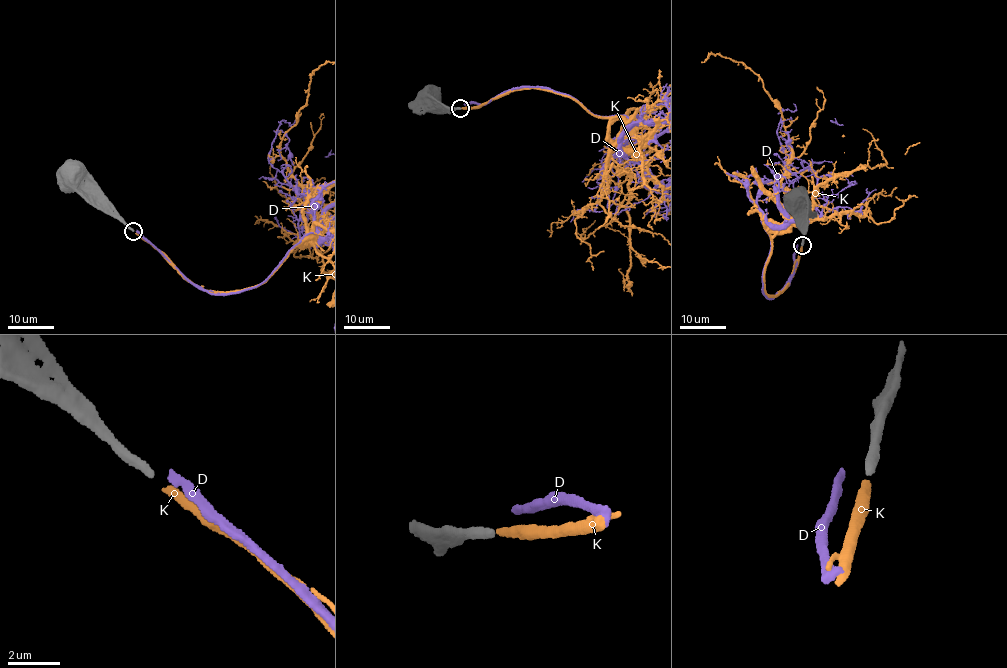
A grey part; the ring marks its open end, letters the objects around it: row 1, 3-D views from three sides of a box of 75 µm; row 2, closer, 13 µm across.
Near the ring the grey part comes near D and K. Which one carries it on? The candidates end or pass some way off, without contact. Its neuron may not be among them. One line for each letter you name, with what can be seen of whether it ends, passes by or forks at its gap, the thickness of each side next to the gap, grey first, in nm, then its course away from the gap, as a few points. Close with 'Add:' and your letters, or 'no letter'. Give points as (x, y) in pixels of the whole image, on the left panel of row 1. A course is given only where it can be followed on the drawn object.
K: it ends | 320/300 nm
Add: K

